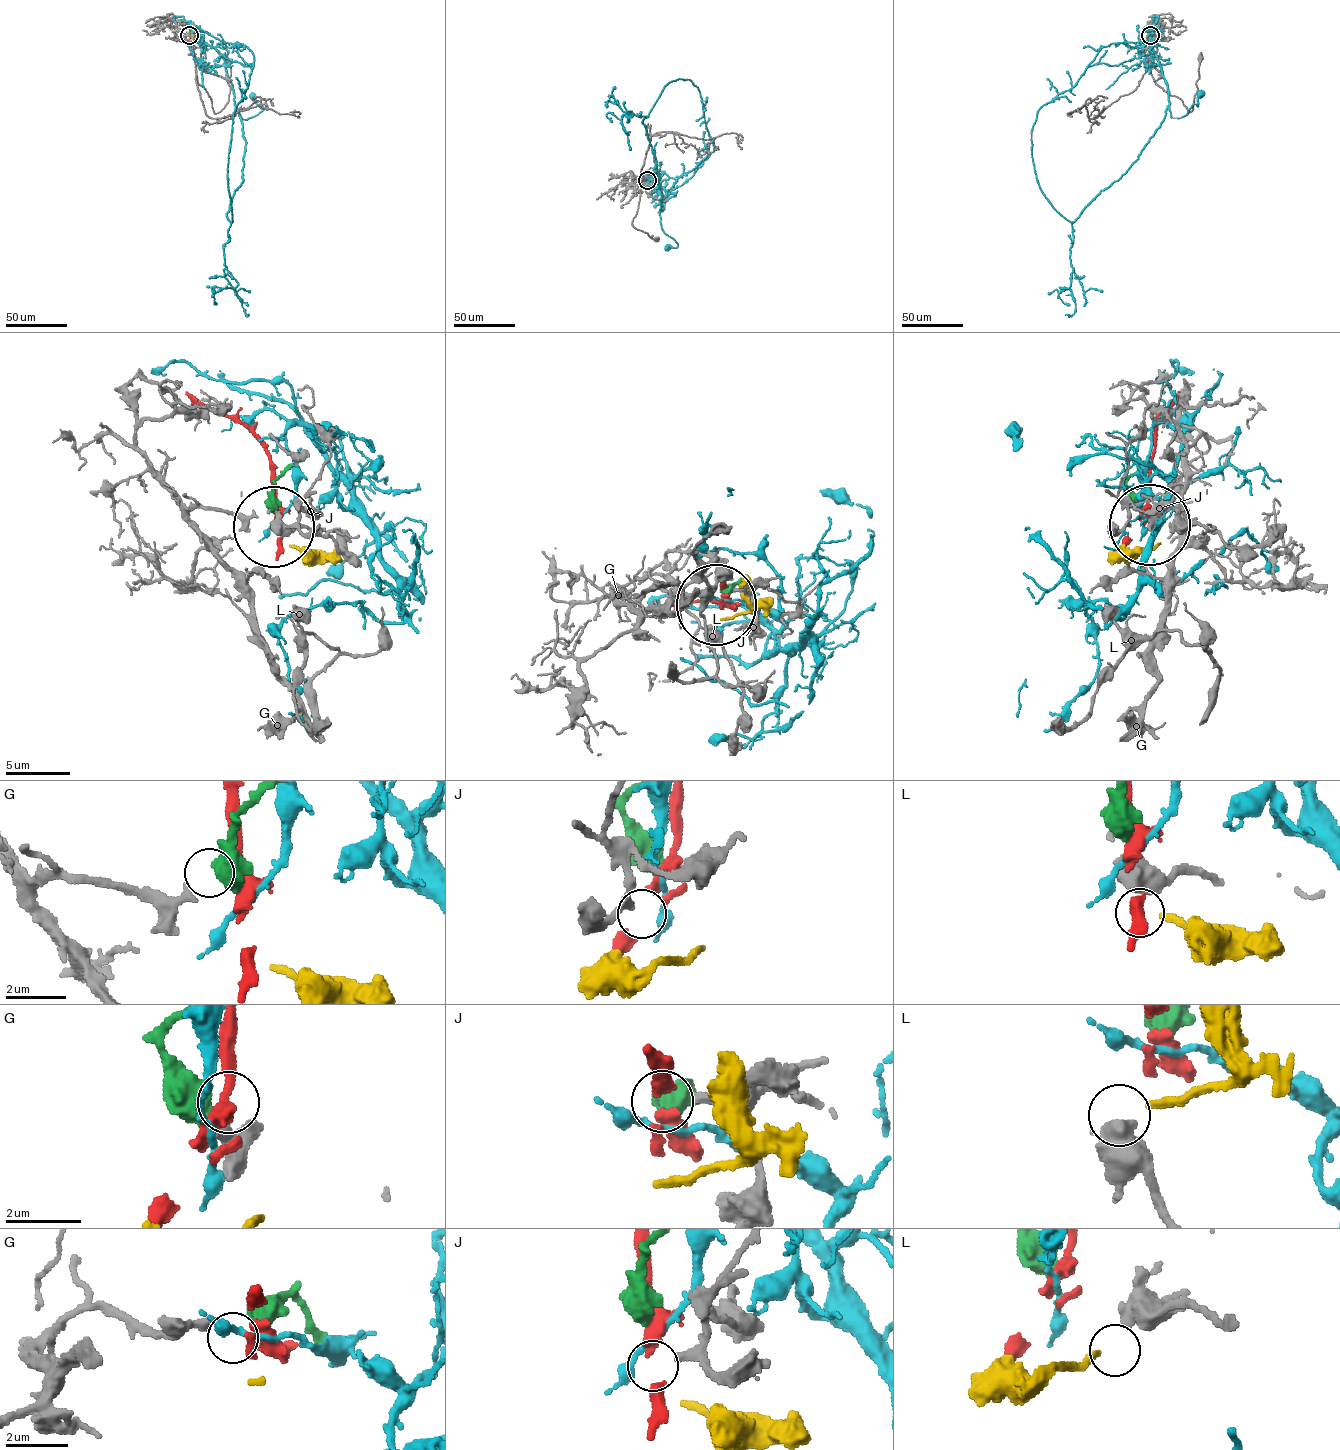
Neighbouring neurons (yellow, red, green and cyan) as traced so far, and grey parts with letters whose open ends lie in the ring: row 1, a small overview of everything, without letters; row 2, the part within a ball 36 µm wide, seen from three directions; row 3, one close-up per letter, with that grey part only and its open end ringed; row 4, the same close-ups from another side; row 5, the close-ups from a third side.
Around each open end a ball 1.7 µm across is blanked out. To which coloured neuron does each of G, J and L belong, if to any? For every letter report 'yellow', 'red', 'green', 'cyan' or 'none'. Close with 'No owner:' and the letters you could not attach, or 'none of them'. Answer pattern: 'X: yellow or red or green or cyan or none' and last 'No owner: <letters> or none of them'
G: green
J: none
L: yellow
No owner: J

